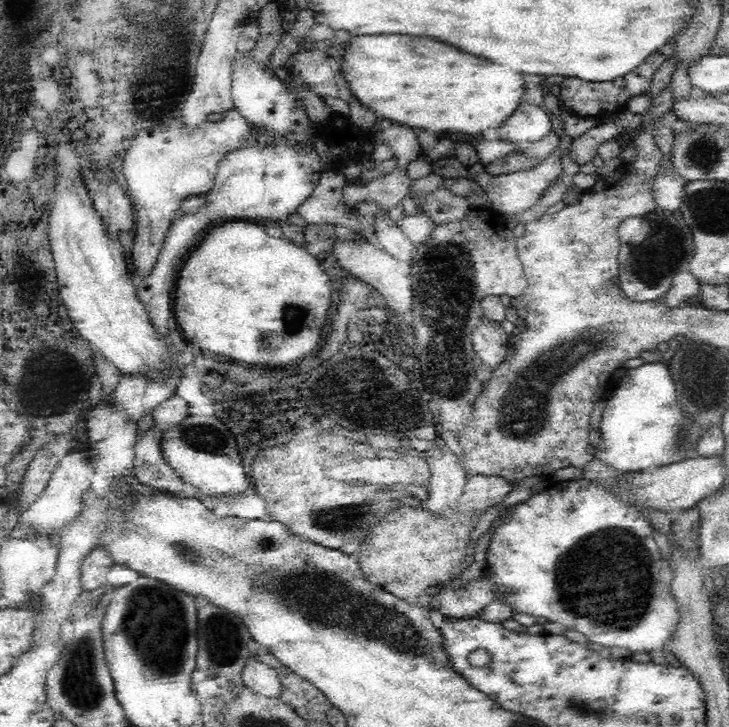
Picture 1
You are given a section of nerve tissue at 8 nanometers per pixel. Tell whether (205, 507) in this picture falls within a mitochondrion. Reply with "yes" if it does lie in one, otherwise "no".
no

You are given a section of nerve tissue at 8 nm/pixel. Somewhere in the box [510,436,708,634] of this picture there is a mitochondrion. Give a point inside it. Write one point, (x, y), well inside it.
(594, 557)

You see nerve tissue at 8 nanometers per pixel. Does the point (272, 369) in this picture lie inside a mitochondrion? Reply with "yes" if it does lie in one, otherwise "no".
no

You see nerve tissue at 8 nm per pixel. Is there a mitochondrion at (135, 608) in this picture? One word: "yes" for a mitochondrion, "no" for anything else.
yes

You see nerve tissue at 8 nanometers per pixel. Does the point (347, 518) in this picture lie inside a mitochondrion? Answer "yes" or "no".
yes

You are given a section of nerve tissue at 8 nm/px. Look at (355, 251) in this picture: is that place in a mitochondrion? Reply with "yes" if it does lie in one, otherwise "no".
no

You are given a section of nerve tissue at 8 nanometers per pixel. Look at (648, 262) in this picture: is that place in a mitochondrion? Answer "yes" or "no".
yes

